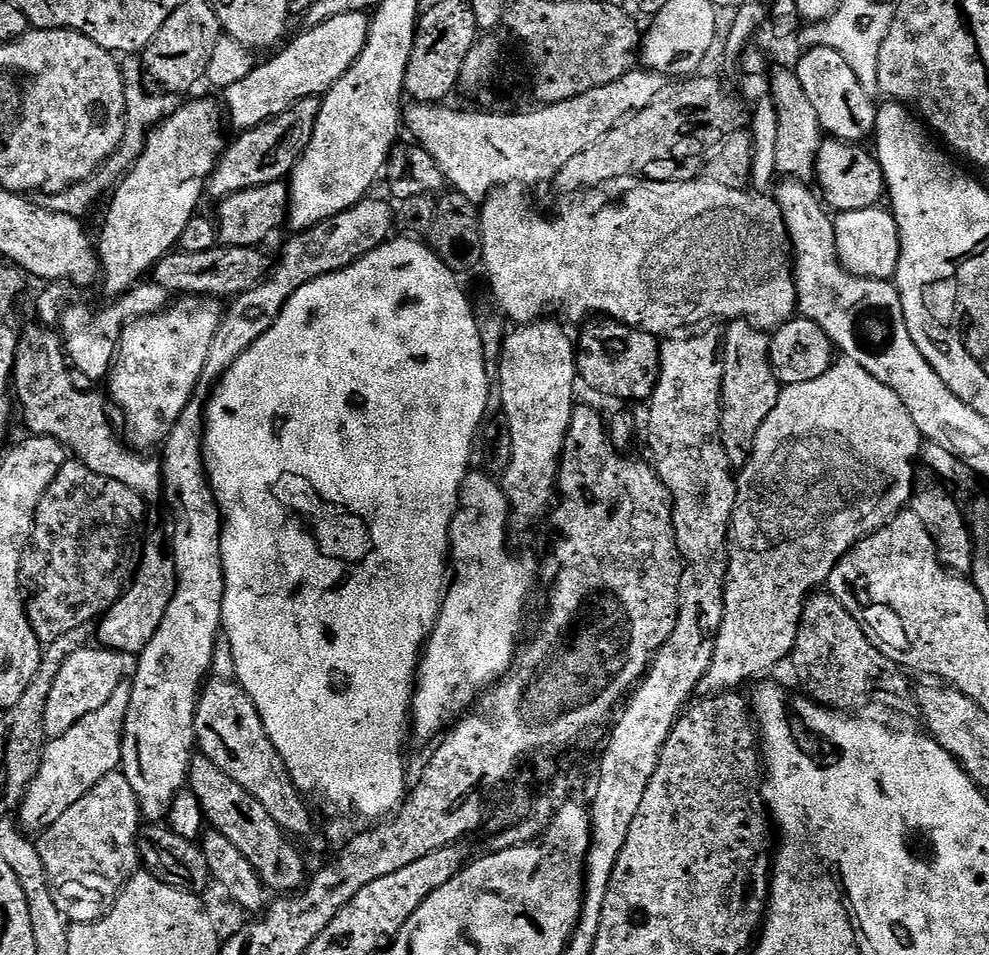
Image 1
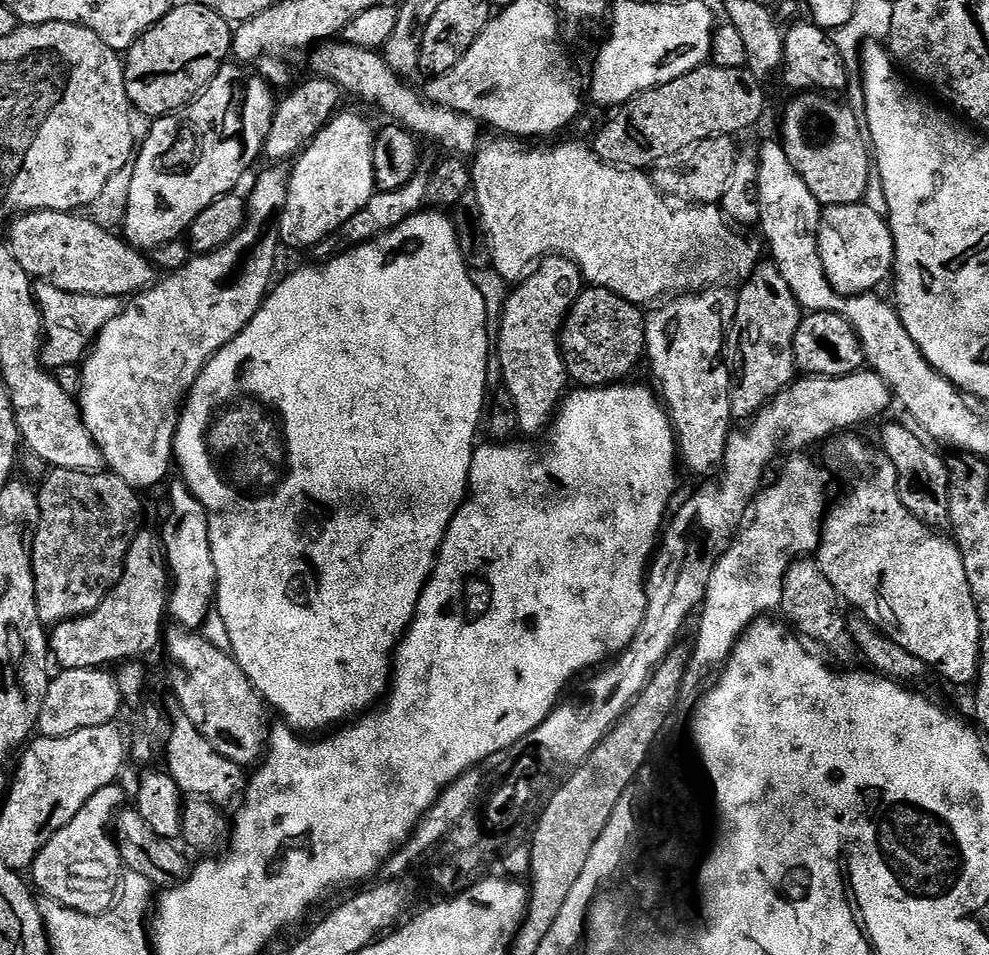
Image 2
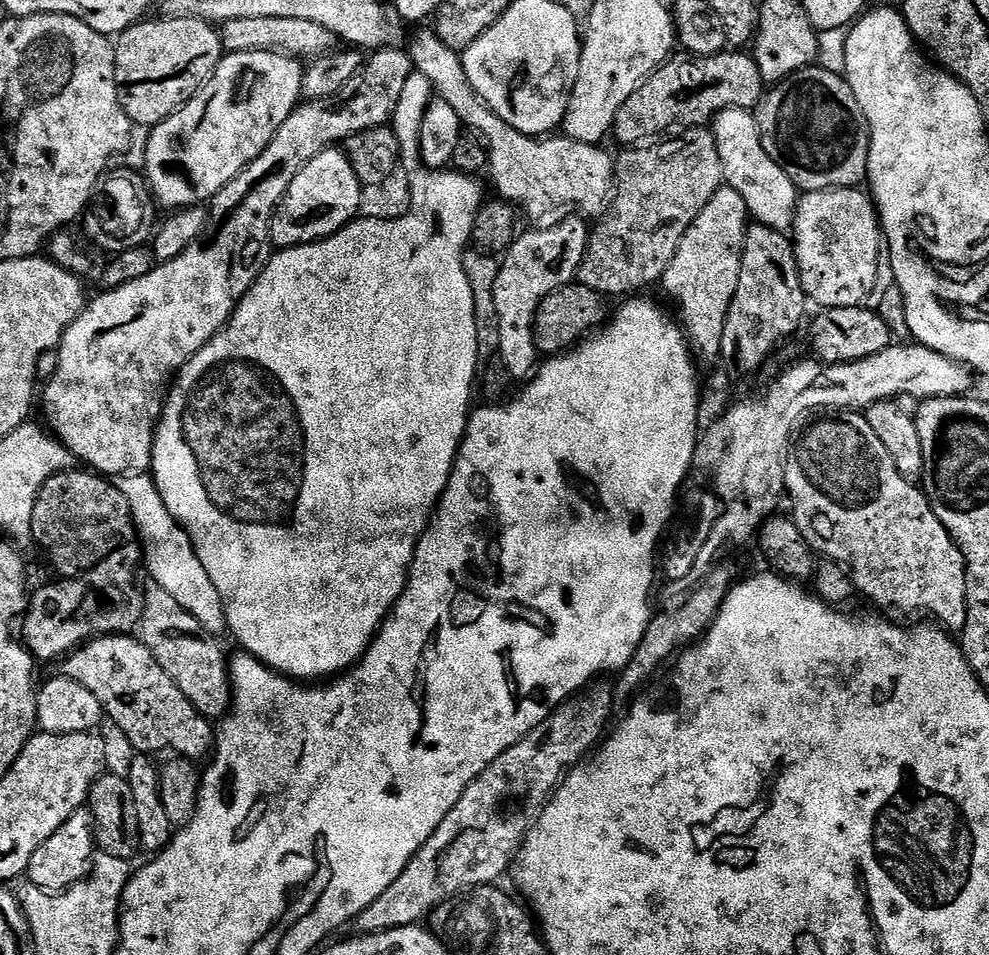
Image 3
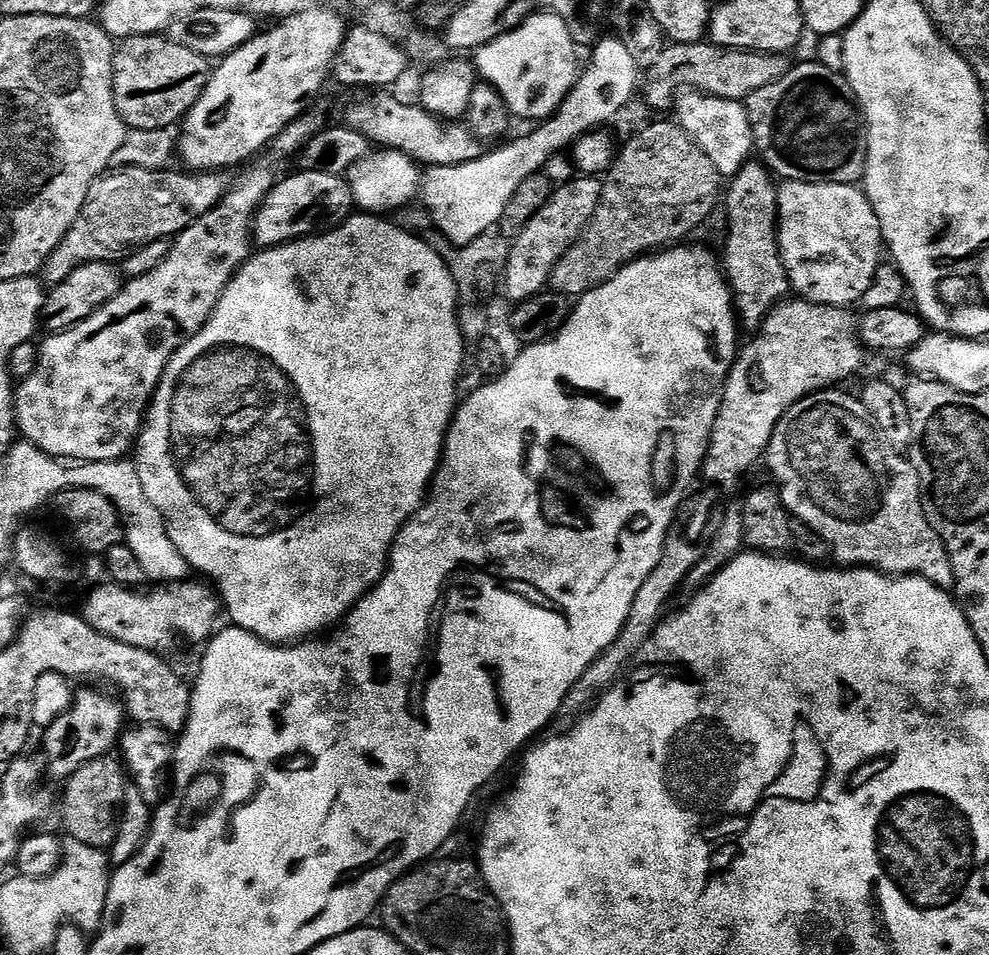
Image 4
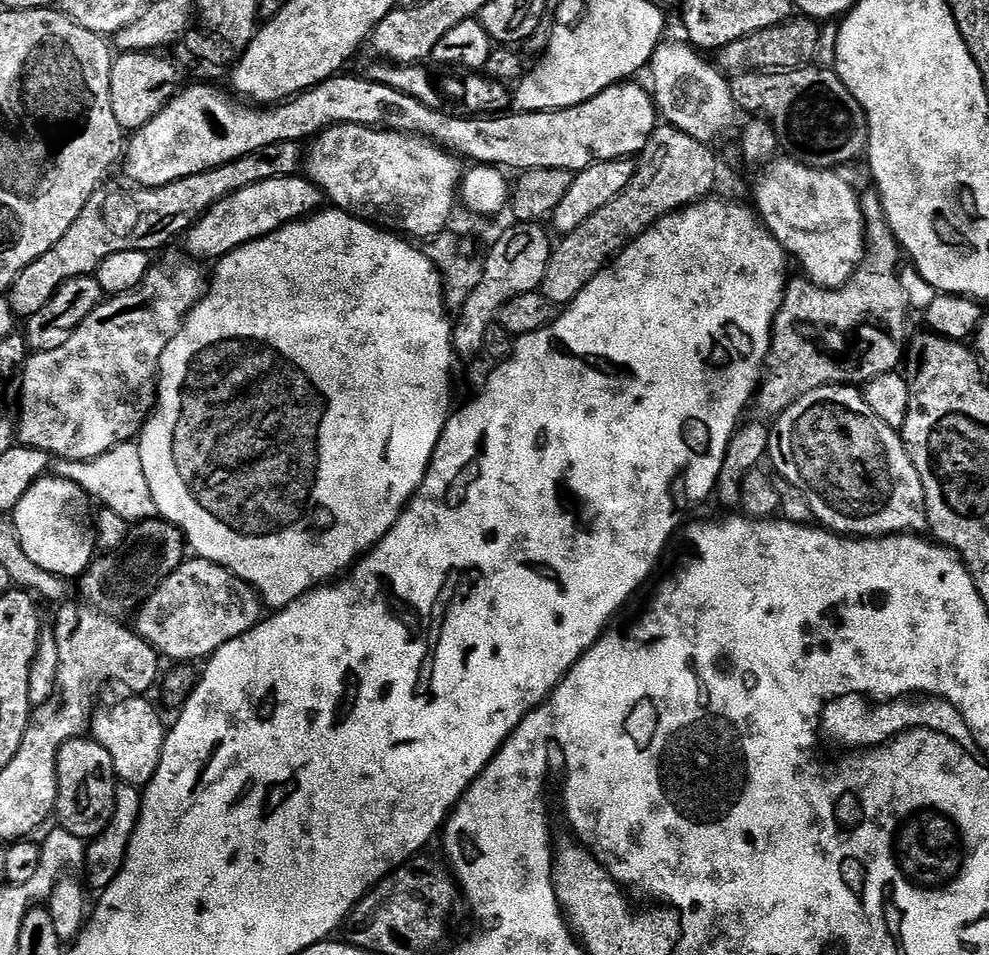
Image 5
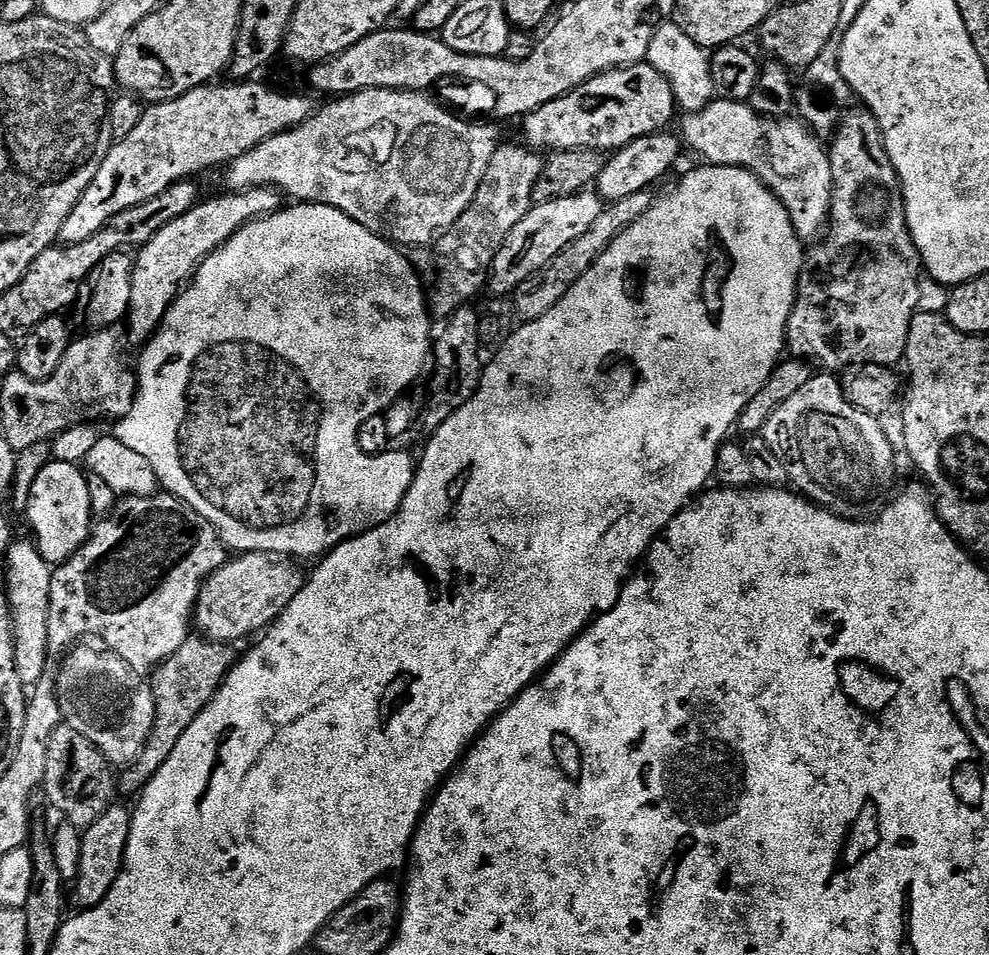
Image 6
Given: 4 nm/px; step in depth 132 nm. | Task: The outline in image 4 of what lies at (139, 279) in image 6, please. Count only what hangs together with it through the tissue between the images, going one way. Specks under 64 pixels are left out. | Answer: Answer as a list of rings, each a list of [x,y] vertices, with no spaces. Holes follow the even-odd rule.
[[[296,170],[293,176],[287,176],[277,180],[256,212],[252,234],[261,249],[277,248],[292,240],[302,240],[317,230],[334,229],[353,215],[352,190],[345,177],[303,170]]]

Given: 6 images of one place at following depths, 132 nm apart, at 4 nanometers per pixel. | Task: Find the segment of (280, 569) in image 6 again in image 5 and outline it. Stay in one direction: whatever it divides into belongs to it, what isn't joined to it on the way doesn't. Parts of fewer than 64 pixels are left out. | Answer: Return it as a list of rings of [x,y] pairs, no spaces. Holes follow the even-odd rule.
[[[188,558],[149,594],[135,616],[134,630],[144,641],[161,657],[184,664],[207,659],[226,642],[248,633],[262,618],[262,601],[230,570],[209,560]]]

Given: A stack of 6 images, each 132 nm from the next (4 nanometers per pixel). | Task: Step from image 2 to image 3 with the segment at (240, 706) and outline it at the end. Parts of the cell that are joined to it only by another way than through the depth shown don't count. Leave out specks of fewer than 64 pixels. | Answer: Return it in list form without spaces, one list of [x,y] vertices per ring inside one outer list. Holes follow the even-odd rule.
[[[147,579],[142,586],[144,594],[143,610],[138,625],[138,638],[154,654],[158,666],[174,678],[174,686],[190,698],[196,709],[216,722],[228,715],[232,707],[232,681],[230,664],[224,660],[220,649],[221,641],[212,636],[194,618],[179,606],[178,602],[162,586]]]

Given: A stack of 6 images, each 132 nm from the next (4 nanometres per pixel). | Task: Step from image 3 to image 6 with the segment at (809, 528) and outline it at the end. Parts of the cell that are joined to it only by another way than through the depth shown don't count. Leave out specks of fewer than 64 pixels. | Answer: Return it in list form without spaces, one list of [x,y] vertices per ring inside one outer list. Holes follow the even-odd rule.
[[[813,375],[800,390],[790,394],[786,402],[779,404],[764,423],[762,434],[770,450],[774,450],[786,466],[791,487],[797,493],[838,516],[860,518],[865,515],[864,508],[871,504],[879,505],[885,499],[883,496],[891,490],[896,480],[896,452],[880,425],[881,421],[851,404],[835,375],[824,375],[828,376]]]

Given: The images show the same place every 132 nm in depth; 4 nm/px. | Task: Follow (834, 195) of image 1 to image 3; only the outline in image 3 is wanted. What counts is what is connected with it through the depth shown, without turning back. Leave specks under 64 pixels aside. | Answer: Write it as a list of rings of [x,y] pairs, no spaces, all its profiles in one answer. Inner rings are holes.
[[[809,66],[803,72],[796,73],[792,79],[784,81],[783,84],[775,85],[761,99],[754,115],[762,134],[762,144],[766,146],[766,154],[770,154],[770,158],[774,158],[774,162],[778,162],[778,166],[782,166],[782,170],[786,170],[786,174],[790,174],[790,178],[796,183],[797,189],[804,192],[829,192],[832,188],[860,188],[867,181],[868,151],[872,145],[872,136],[868,133],[868,123],[864,117],[862,106],[858,102],[858,98],[854,98],[854,90],[843,75],[827,72],[819,66]]]

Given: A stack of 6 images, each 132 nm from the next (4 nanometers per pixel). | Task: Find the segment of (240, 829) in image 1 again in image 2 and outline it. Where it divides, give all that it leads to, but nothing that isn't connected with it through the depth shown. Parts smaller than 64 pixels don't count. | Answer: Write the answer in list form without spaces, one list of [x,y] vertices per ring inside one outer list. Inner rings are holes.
[[[182,714],[177,715],[177,720],[172,724],[172,733],[168,736],[166,771],[174,778],[174,782],[178,782],[185,797],[204,796],[217,806],[225,806],[231,800],[239,801],[246,787],[245,769],[222,758],[222,754],[218,754],[218,750],[214,750],[214,746],[210,746],[210,742],[202,738],[202,734],[198,734],[194,722],[190,722],[190,718]]]

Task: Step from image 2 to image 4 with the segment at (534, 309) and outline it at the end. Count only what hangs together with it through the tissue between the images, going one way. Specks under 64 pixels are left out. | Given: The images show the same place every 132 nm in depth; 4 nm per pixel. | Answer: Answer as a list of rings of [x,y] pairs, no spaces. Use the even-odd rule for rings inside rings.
[[[587,174],[577,175],[577,180],[555,189],[552,197],[530,221],[516,239],[511,241],[506,252],[506,263],[502,271],[502,288],[508,291],[512,302],[529,300],[549,287],[552,271],[558,262],[570,250],[570,246],[584,234],[592,215],[598,210],[602,198],[603,183],[597,177]]]

